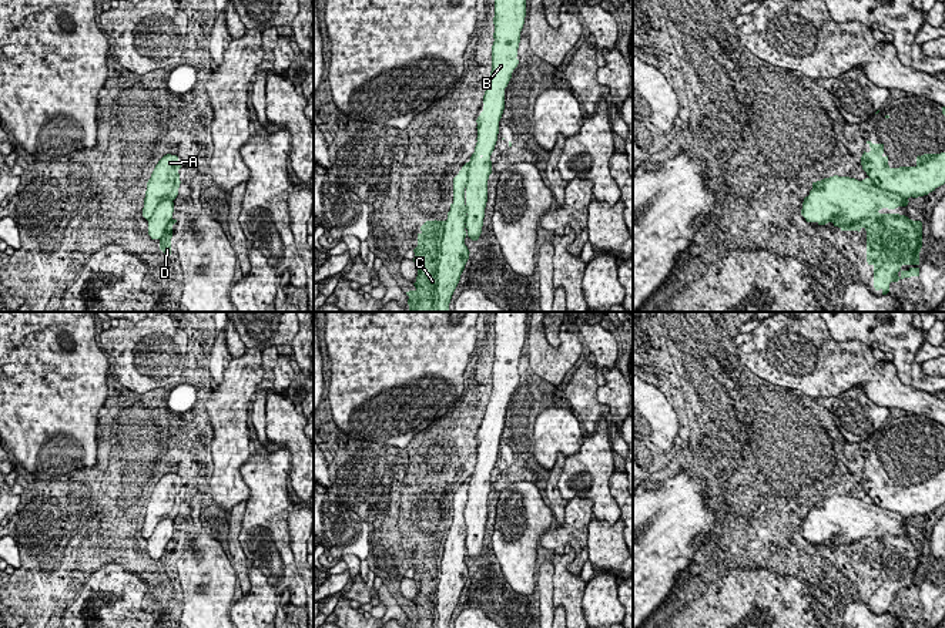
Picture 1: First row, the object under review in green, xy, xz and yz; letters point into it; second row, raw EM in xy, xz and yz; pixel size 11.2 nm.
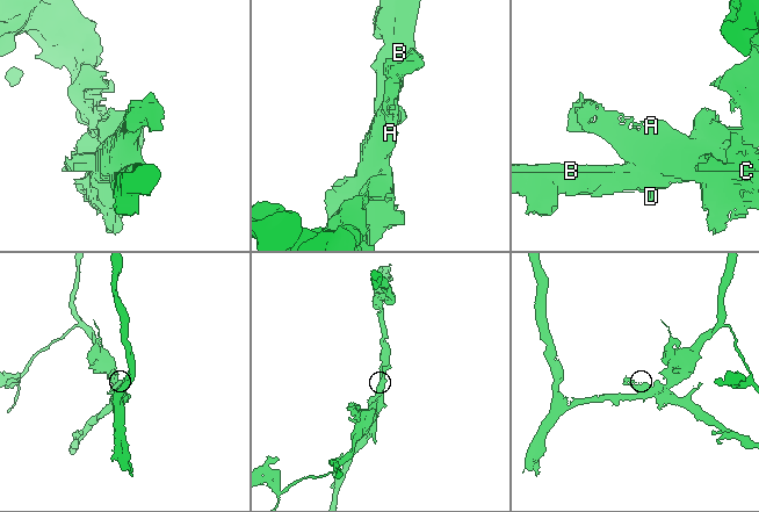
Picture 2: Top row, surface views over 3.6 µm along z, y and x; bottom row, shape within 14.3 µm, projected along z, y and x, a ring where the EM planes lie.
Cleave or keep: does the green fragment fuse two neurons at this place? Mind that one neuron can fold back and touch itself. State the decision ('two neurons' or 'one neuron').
two neurons

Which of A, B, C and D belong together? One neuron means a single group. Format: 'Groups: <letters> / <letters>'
Groups: A C / B D

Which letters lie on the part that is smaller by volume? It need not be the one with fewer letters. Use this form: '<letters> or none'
A, C

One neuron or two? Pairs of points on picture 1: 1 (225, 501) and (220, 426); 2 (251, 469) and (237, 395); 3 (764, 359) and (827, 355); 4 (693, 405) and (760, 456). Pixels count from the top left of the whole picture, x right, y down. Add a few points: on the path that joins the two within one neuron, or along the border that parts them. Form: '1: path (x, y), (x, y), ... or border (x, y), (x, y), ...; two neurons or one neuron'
1: path (225, 483), (225, 445); one neuron
2: border (251, 454), (241, 466), (241, 477), (248, 492); two neurons
3: path (780, 359), (811, 359); one neuron
4: path (710, 413), (743, 445); one neuron

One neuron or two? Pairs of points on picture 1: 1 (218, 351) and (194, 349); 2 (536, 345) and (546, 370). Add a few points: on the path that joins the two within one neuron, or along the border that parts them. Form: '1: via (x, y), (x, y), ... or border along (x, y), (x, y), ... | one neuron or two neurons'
1: border along (210, 351), (210, 376), (213, 383) | two neurons
2: border along (550, 346), (546, 359), (536, 358) | two neurons

